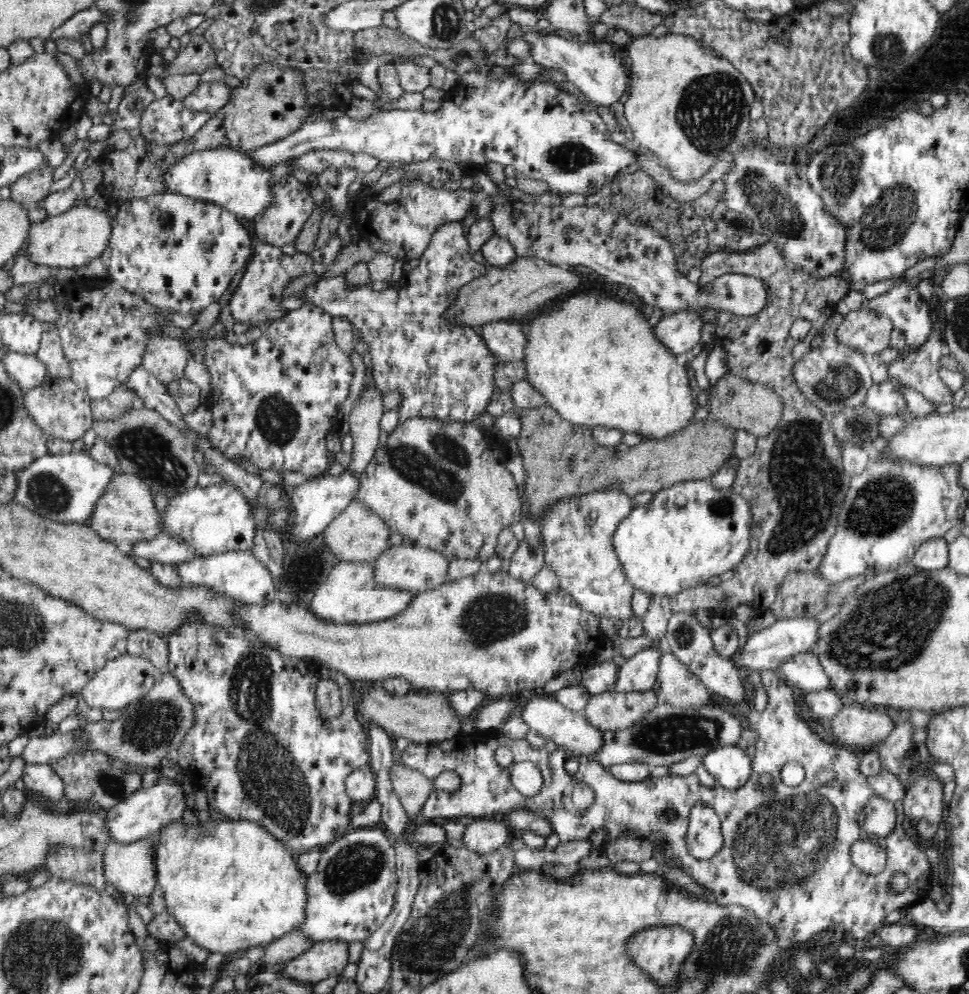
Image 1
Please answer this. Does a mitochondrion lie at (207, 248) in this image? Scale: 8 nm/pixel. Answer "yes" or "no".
yes

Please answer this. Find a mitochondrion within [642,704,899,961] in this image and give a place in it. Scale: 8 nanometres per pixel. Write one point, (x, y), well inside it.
(779, 845)

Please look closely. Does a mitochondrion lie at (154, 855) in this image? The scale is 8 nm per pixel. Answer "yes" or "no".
no

